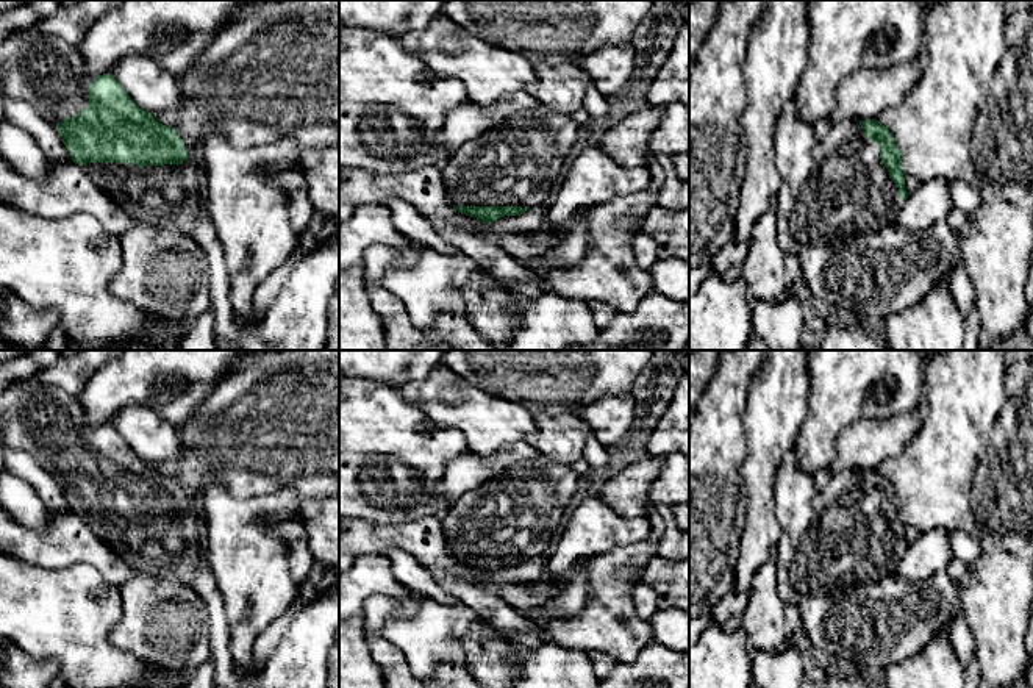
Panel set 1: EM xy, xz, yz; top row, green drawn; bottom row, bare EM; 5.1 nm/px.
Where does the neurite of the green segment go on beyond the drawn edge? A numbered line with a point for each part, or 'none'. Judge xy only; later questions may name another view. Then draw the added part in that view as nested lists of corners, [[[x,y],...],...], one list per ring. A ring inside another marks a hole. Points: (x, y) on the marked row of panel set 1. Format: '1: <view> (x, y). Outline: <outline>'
1: xy (49, 74). Outline: [[[34,28],[14,31],[0,42],[0,81],[6,95],[30,103],[52,127],[88,106],[94,77],[84,72],[77,45],[42,36]]]
2: xy (160, 196). Outline: [[[184,159],[180,166],[147,164],[142,169],[131,163],[88,163],[83,169],[136,224],[177,227],[191,235],[198,211],[205,206],[205,195],[198,186],[198,166],[191,159]]]

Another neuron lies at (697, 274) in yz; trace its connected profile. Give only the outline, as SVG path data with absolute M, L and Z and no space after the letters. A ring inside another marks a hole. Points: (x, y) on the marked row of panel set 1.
M705 261L697 267L689 267L689 296L692 296L699 285L713 274L714 269L710 261Z

